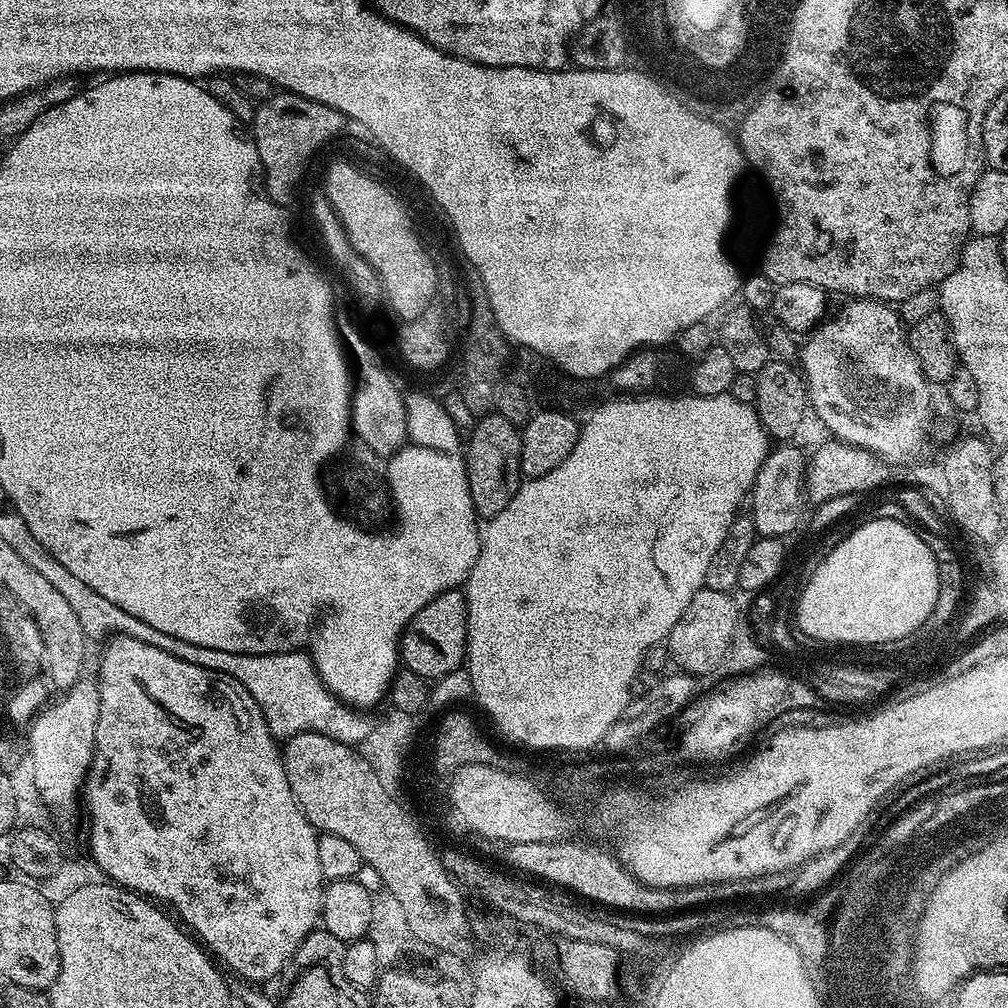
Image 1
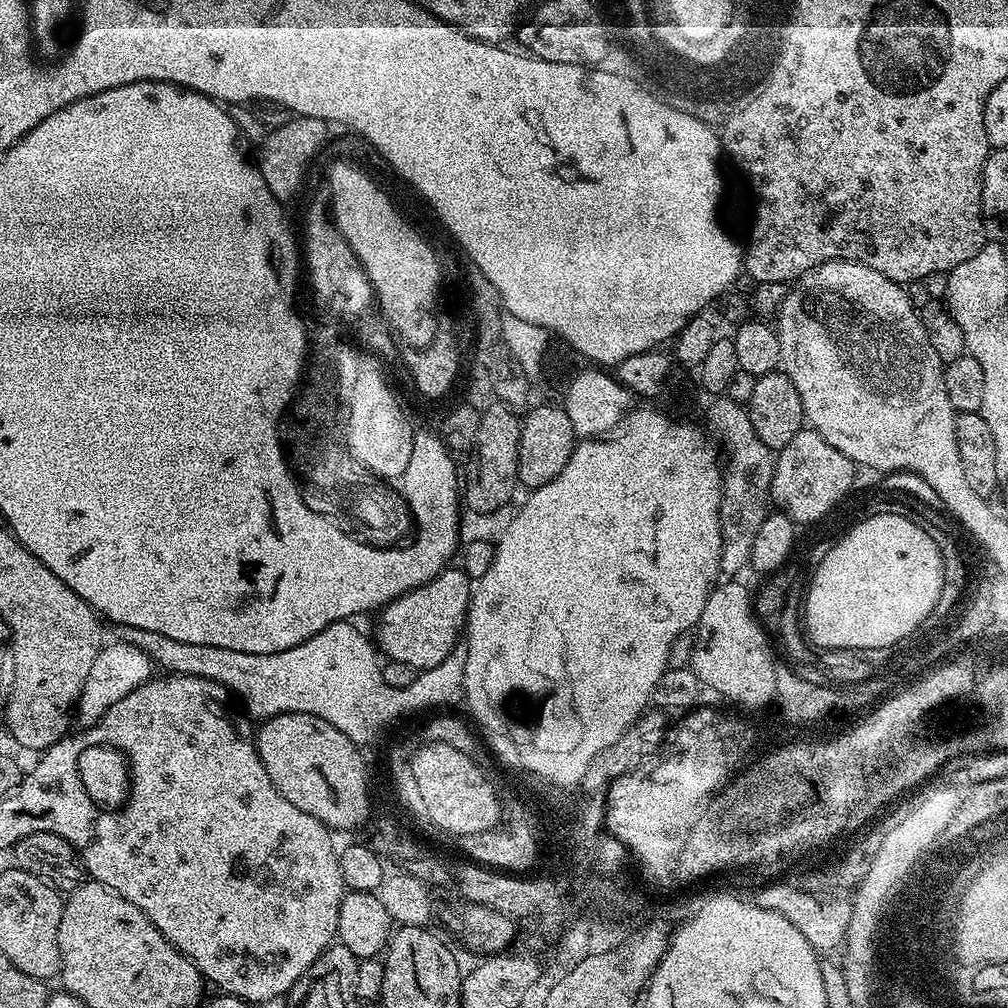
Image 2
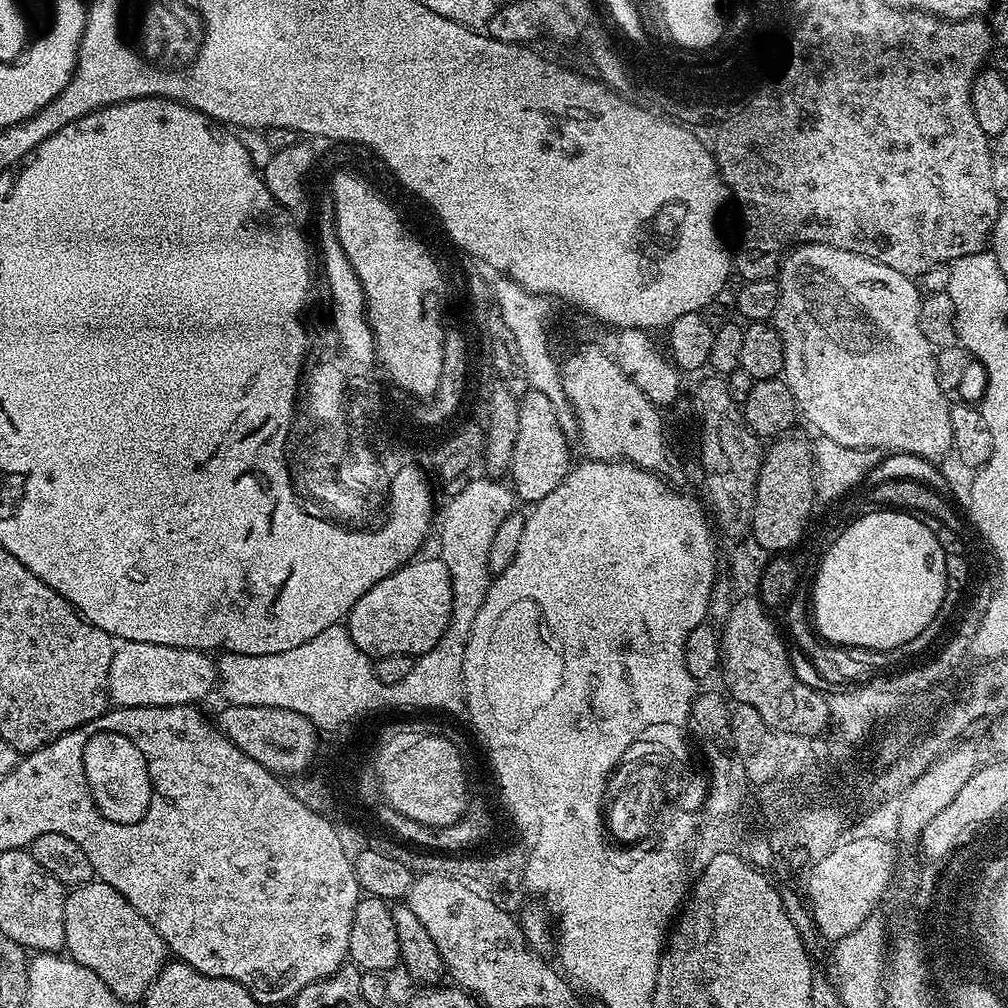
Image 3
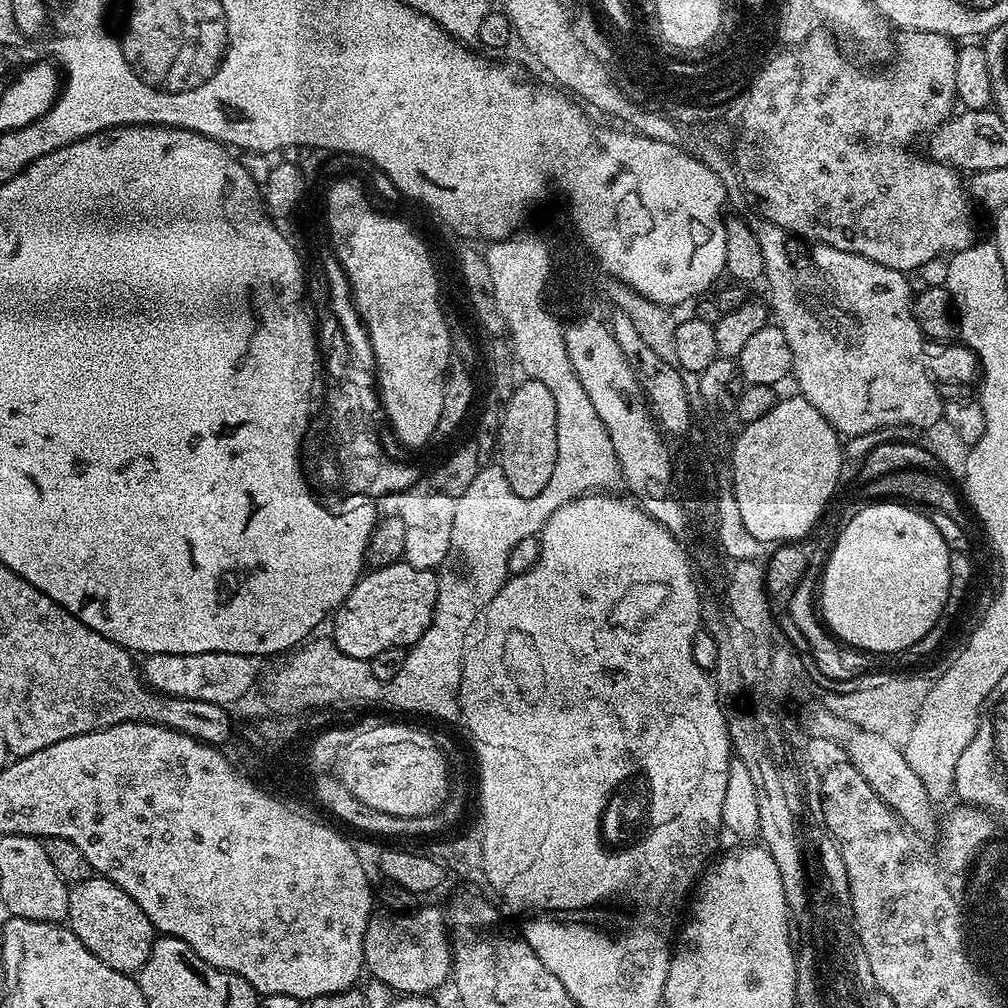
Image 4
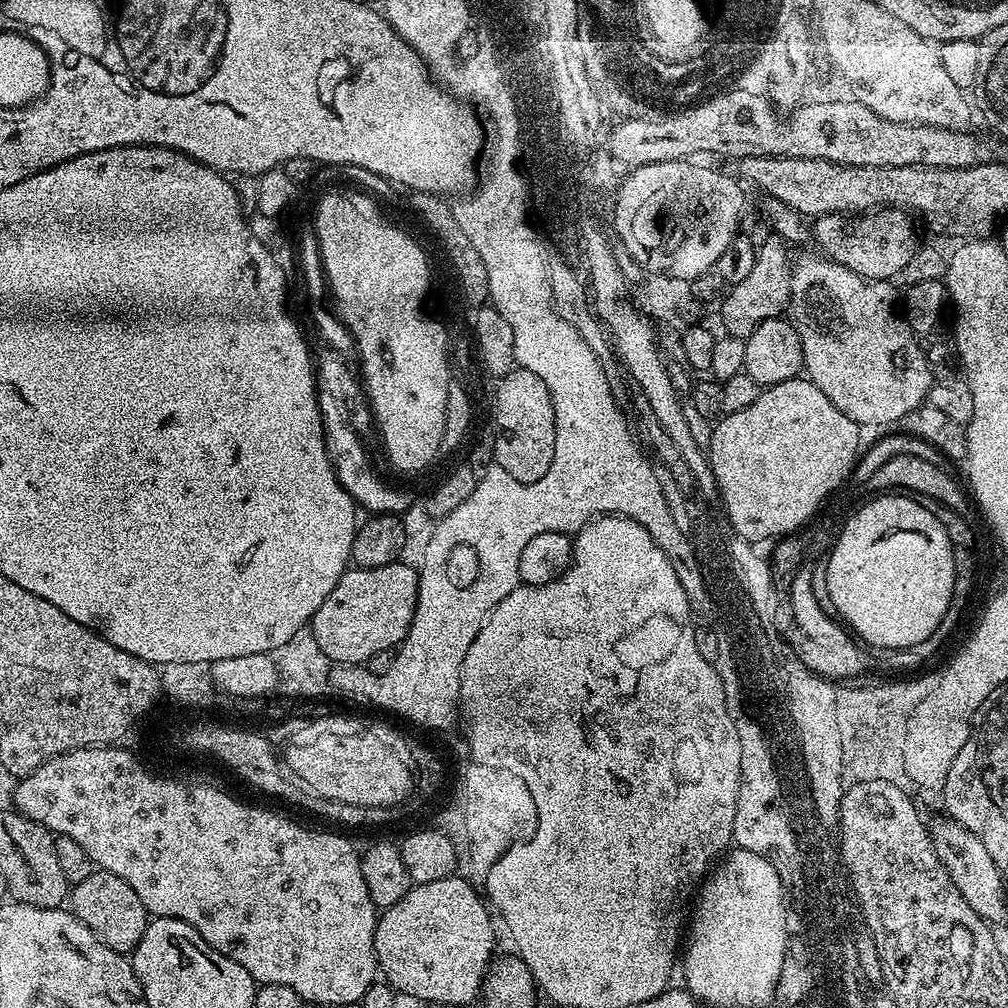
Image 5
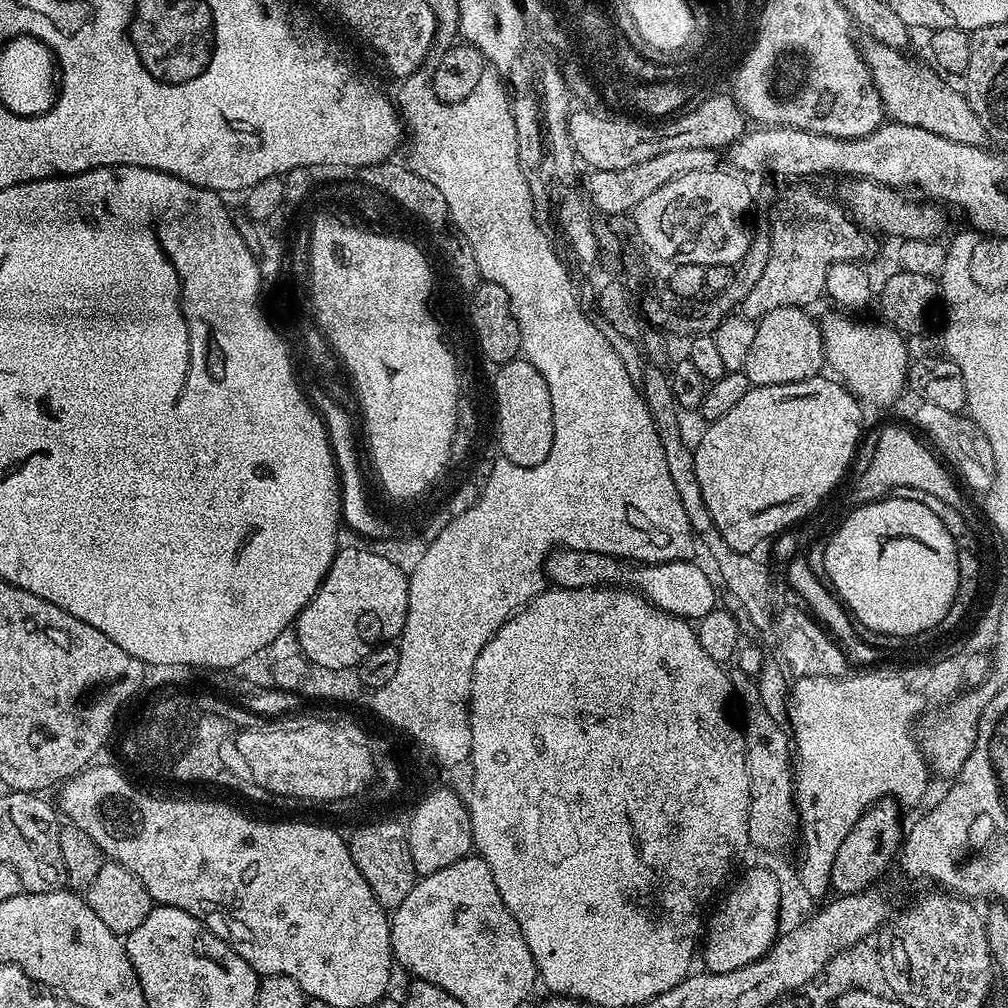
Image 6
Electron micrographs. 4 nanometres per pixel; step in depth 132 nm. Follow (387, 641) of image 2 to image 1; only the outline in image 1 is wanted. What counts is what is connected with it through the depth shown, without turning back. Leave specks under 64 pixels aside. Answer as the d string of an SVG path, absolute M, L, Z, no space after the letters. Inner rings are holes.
M463 591L444 592L431 600L404 629L398 641L398 656L403 667L429 682L457 671L465 663L468 651L468 597Z

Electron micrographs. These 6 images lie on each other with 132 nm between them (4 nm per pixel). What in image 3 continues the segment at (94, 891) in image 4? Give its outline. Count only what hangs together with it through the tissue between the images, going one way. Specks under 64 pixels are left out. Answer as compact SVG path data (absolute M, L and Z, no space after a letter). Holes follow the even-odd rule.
M98 879L73 887L65 895L64 929L64 948L70 959L98 974L120 1000L143 1001L148 987L164 969L166 949L158 930L154 930L114 886Z

